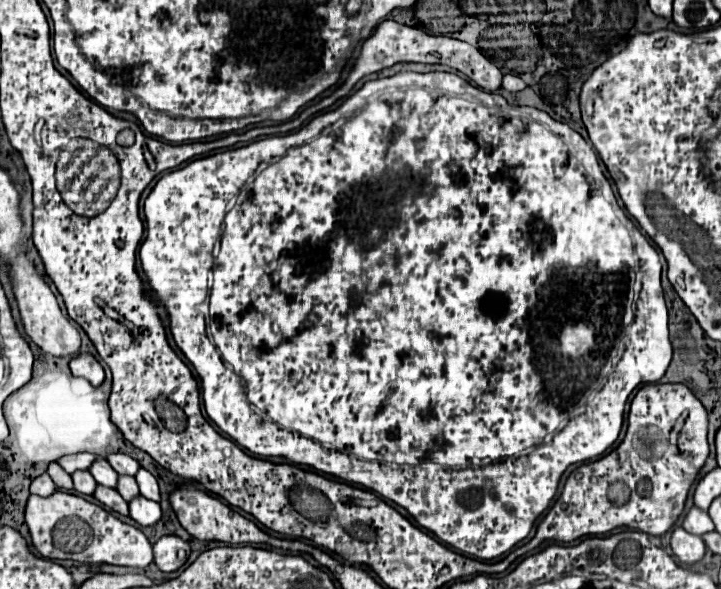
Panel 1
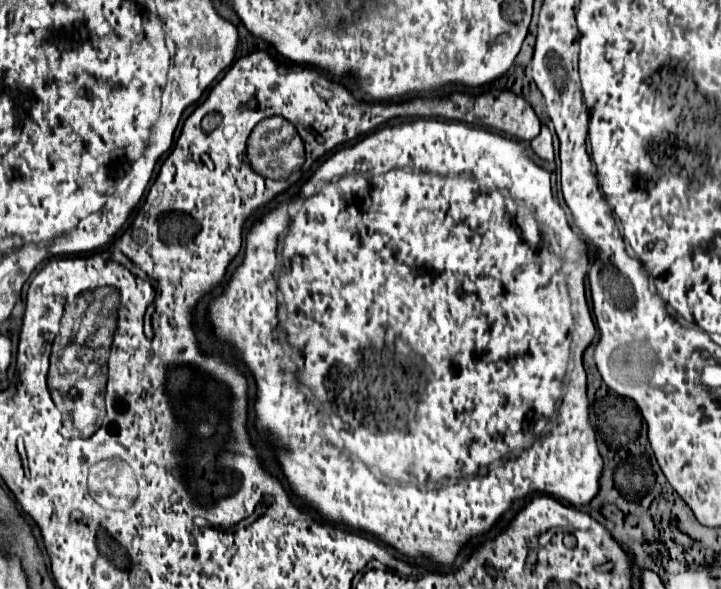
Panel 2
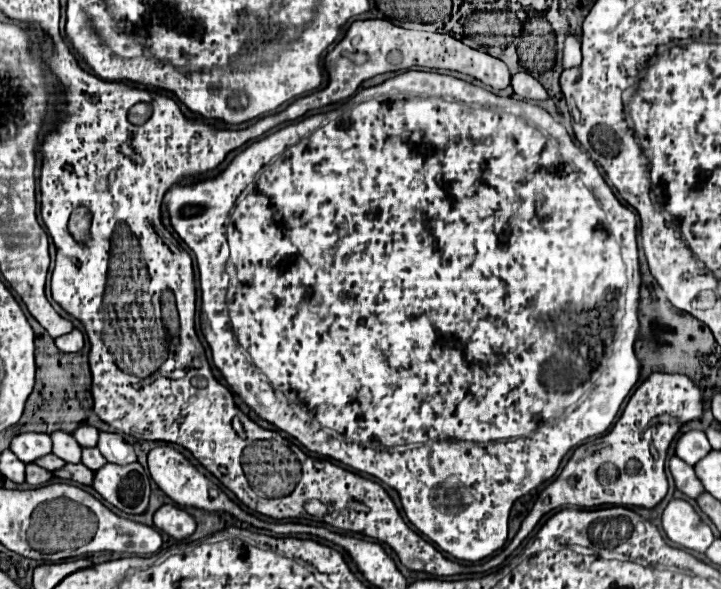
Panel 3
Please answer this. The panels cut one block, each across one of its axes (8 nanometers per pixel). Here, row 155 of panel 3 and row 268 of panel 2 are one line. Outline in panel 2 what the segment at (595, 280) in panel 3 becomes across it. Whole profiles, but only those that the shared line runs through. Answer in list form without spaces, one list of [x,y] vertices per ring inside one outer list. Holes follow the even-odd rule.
[[[417,118],[408,124],[376,129],[373,134],[366,135],[355,145],[343,147],[319,166],[300,187],[297,196],[274,208],[260,222],[256,222],[246,238],[244,262],[232,274],[232,280],[228,282],[220,298],[210,304],[208,320],[212,322],[218,340],[230,348],[233,357],[250,366],[258,384],[256,426],[278,446],[278,460],[282,464],[282,470],[292,490],[302,498],[302,502],[318,510],[328,520],[362,528],[374,534],[382,542],[398,548],[408,558],[428,556],[436,564],[450,566],[458,550],[472,536],[488,532],[494,522],[510,508],[512,500],[524,498],[532,492],[542,492],[558,496],[572,506],[580,506],[588,504],[598,492],[602,458],[598,452],[597,435],[590,428],[587,375],[583,365],[583,353],[597,334],[585,296],[586,272],[590,268],[589,251],[589,246],[568,226],[566,213],[552,192],[551,174],[532,162],[520,142],[462,122]],[[384,162],[386,168],[376,170],[378,166],[384,166]],[[394,166],[412,166],[412,172]],[[482,182],[490,182],[490,186],[494,188],[486,190]],[[324,184],[326,186],[322,188]],[[317,192],[318,194],[315,194]],[[286,204],[304,204],[296,220],[292,222]],[[286,228],[288,234],[282,250],[286,264],[280,268],[278,278],[278,246]],[[278,288],[288,308],[284,331],[280,326]],[[284,332],[288,342],[300,352],[296,356],[296,364],[304,370],[304,384],[310,386],[312,394],[318,396],[318,400],[342,400],[344,408],[338,408],[338,404],[330,404],[328,418],[338,428],[338,432],[342,432],[346,448],[346,452],[342,450],[342,454],[346,456],[346,460],[338,462],[338,458],[332,458],[330,452],[336,450],[336,446],[326,446],[330,442],[324,440],[320,434],[320,414],[316,406],[306,400],[298,378],[286,366],[288,358],[284,350]],[[374,470],[378,470],[380,474],[376,474]]]

